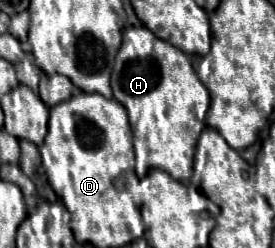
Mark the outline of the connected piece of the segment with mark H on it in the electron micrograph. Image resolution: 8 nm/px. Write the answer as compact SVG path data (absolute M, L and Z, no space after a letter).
M127 27L111 73L113 97L127 109L133 137L137 173L147 169L167 171L173 179L187 183L193 173L195 143L205 127L209 91L199 81L189 57L167 41L155 37L147 27Z

